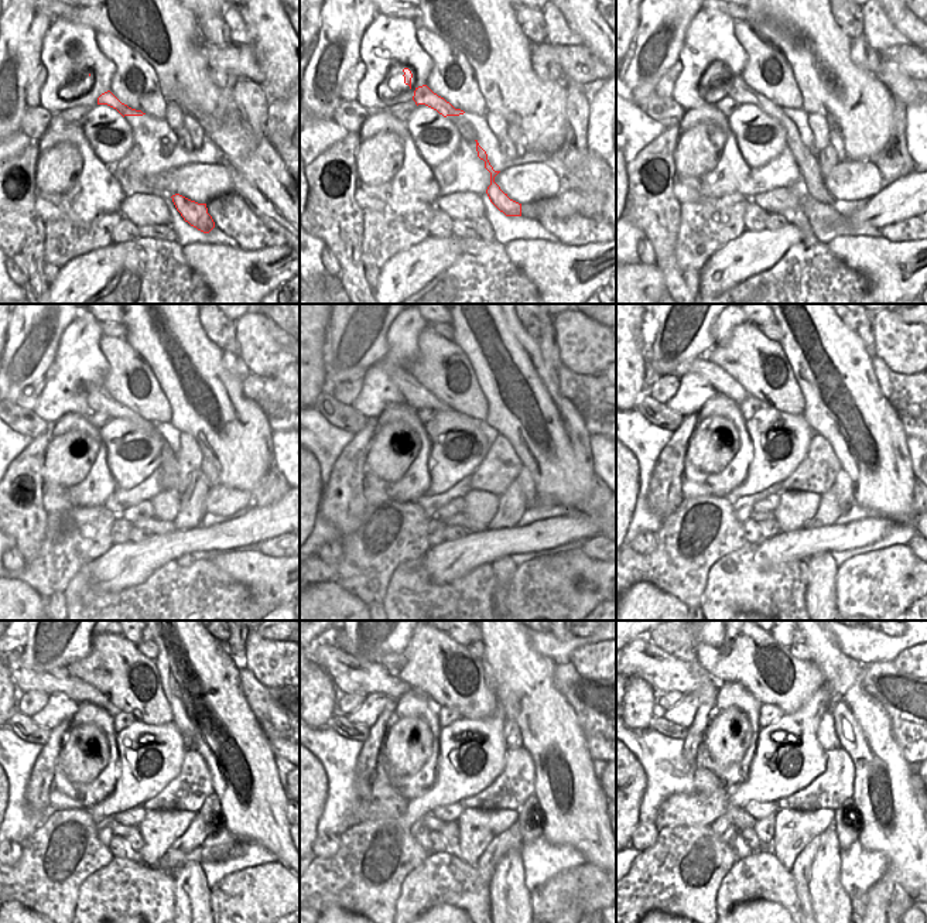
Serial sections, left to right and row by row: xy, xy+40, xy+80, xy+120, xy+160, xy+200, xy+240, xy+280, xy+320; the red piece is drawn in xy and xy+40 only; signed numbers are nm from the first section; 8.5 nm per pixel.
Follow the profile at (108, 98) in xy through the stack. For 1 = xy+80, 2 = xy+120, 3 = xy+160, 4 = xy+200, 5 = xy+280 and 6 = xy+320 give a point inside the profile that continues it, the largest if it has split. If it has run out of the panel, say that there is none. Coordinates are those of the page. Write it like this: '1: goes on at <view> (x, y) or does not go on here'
1: goes on at xy+80 (809, 164)
2: goes on at xy+120 (99, 400)
3: goes on at xy+160 (416, 395)
4: goes on at xy+200 (717, 376)
5: goes on at xy+280 (349, 674)
6: goes on at xy+320 (659, 669)

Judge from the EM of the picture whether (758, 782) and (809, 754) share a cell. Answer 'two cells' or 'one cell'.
one cell

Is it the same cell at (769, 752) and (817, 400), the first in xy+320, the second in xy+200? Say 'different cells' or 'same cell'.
different cells

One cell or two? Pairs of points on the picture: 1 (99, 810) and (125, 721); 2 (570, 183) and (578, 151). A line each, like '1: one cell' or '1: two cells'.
1: two cells
2: two cells

